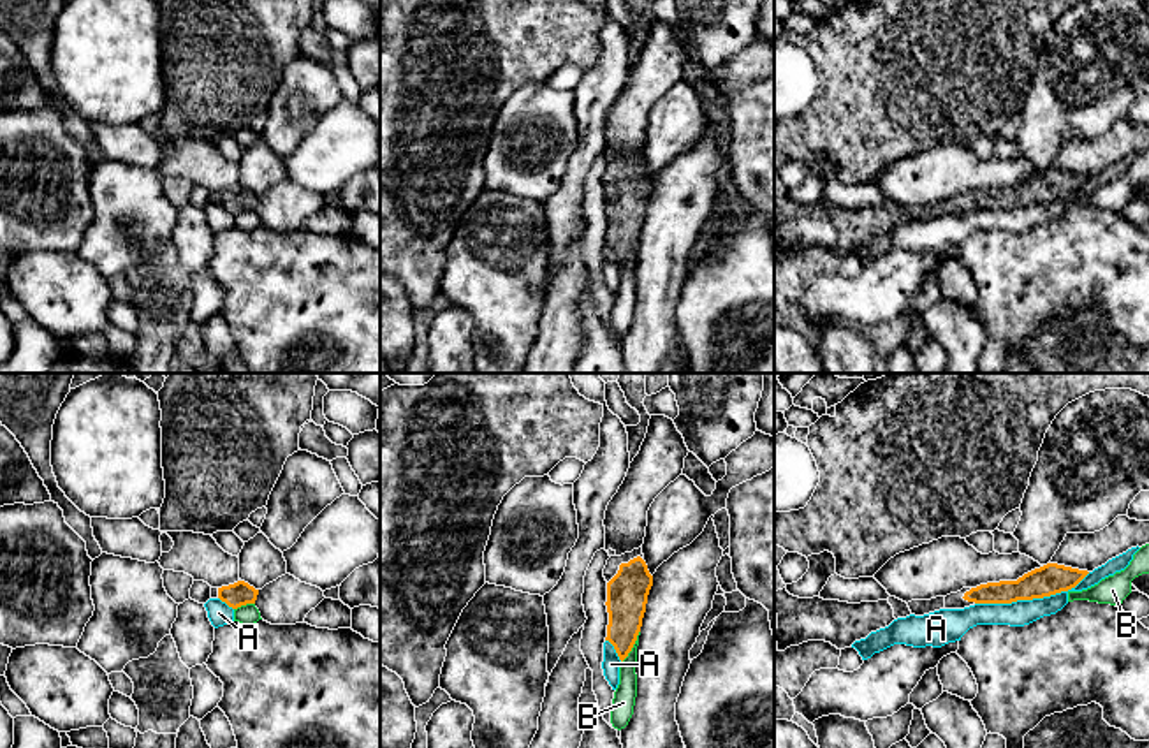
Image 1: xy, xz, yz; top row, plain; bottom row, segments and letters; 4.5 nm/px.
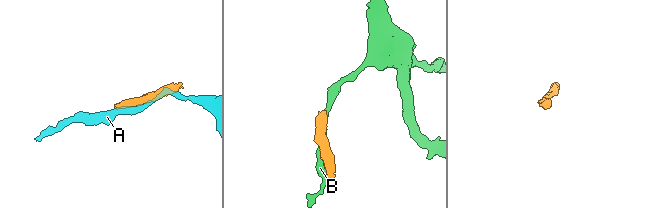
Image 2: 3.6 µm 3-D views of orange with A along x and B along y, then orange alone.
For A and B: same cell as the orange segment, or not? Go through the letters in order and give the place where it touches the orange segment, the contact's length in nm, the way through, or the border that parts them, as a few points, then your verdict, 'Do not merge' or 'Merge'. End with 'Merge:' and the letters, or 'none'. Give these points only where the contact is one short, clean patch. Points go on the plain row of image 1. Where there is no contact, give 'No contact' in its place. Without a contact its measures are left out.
A: Touches orange at yz (1031, 205). Shared border 550 nm. Do not merge
B: Touches orange at xz (632, 252). Shared border 170 nm. Do not merge
Merge: none

